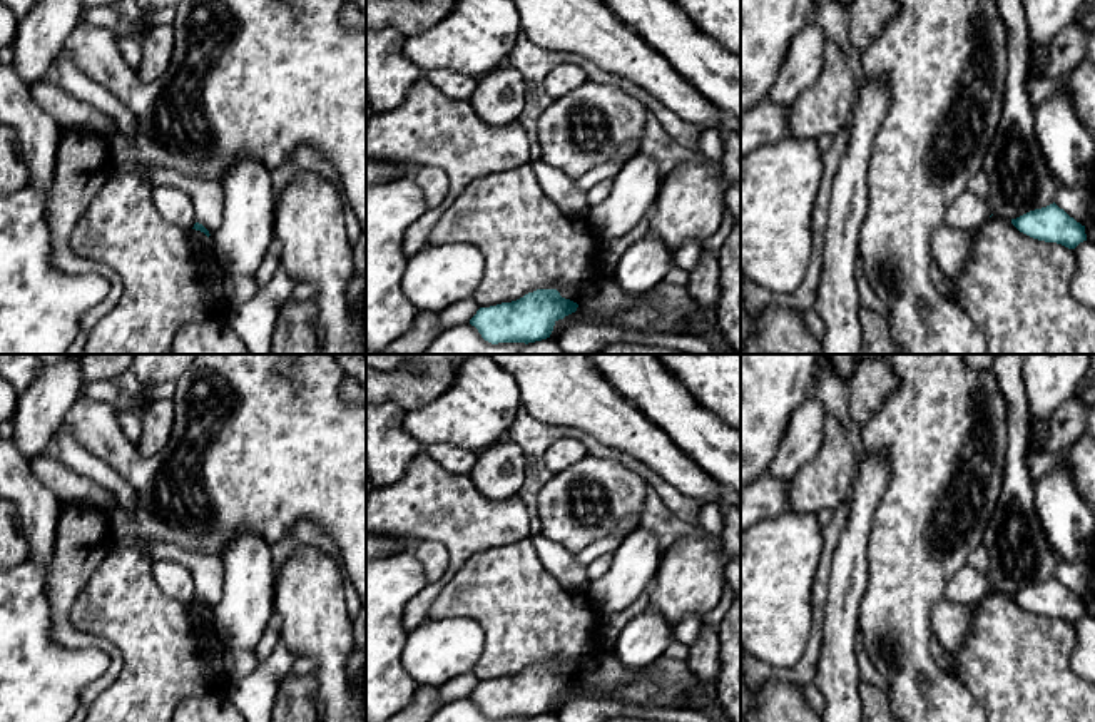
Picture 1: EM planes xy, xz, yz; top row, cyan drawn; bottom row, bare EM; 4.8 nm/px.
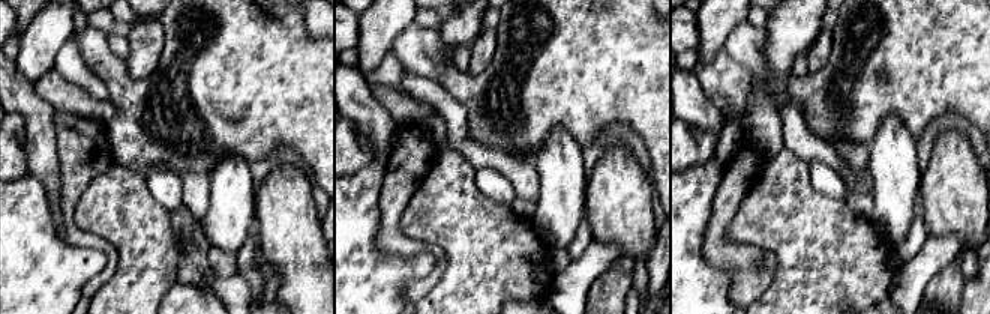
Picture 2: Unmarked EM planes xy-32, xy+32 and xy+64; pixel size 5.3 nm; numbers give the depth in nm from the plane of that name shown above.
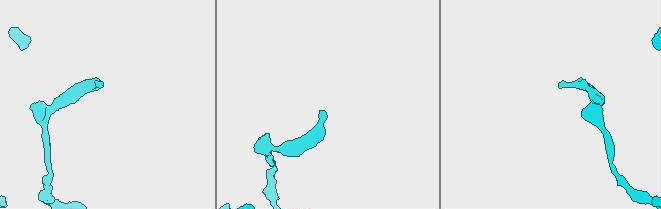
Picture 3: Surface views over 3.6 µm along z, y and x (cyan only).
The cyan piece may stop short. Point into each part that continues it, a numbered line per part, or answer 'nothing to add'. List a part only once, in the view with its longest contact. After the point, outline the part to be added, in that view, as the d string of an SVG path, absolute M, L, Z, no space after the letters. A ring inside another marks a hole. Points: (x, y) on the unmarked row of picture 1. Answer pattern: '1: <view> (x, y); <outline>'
nothing to add

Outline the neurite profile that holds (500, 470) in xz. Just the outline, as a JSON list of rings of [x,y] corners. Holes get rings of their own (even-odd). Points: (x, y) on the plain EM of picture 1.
[[[505,438],[476,453],[470,478],[490,500],[517,496],[527,478],[527,456],[517,443]]]

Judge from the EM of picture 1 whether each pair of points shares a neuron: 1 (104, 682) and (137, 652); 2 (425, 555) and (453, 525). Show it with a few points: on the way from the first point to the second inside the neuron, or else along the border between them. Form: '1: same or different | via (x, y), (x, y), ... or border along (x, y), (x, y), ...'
1: different | border along (102, 635), (119, 650), (121, 671), (97, 696)
2: different | border along (423, 538), (448, 554), (445, 572), (430, 580)

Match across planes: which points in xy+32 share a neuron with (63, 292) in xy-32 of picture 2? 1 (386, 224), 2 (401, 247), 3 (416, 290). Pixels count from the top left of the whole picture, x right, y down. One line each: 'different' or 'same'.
1: different
2: different
3: different

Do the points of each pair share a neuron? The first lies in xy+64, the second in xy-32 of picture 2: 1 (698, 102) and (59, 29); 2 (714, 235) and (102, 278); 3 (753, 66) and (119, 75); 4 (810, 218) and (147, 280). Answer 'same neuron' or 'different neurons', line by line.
1: different neurons
2: same neuron
3: same neuron
4: same neuron

